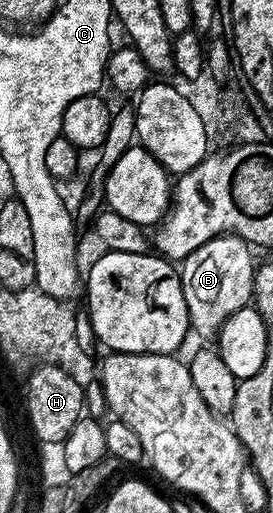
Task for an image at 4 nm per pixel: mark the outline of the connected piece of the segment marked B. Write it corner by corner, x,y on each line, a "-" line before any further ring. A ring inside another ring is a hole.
217,235
212,241
200,245
187,259
181,260
180,274
182,276
182,288
184,289
184,305
188,305
188,317
193,334
199,335
202,341
210,341
217,336
218,329
236,309
244,309
251,306
254,297
254,273
256,262
254,263
255,252
251,244
239,235

